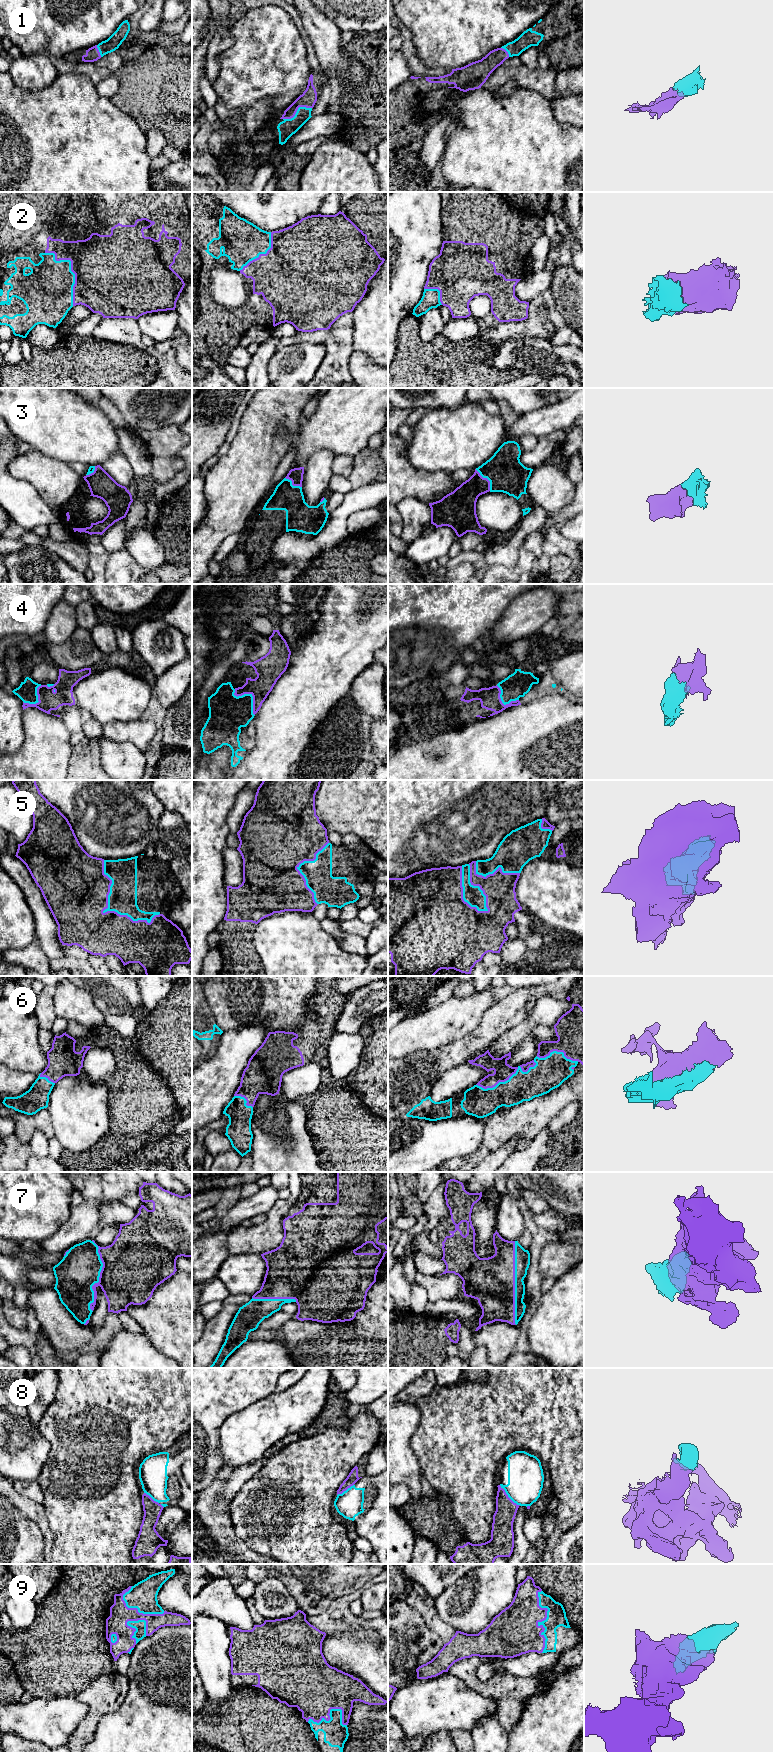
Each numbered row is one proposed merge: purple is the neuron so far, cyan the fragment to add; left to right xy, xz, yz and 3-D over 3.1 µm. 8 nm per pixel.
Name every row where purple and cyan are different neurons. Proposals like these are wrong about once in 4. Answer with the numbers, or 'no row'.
8

